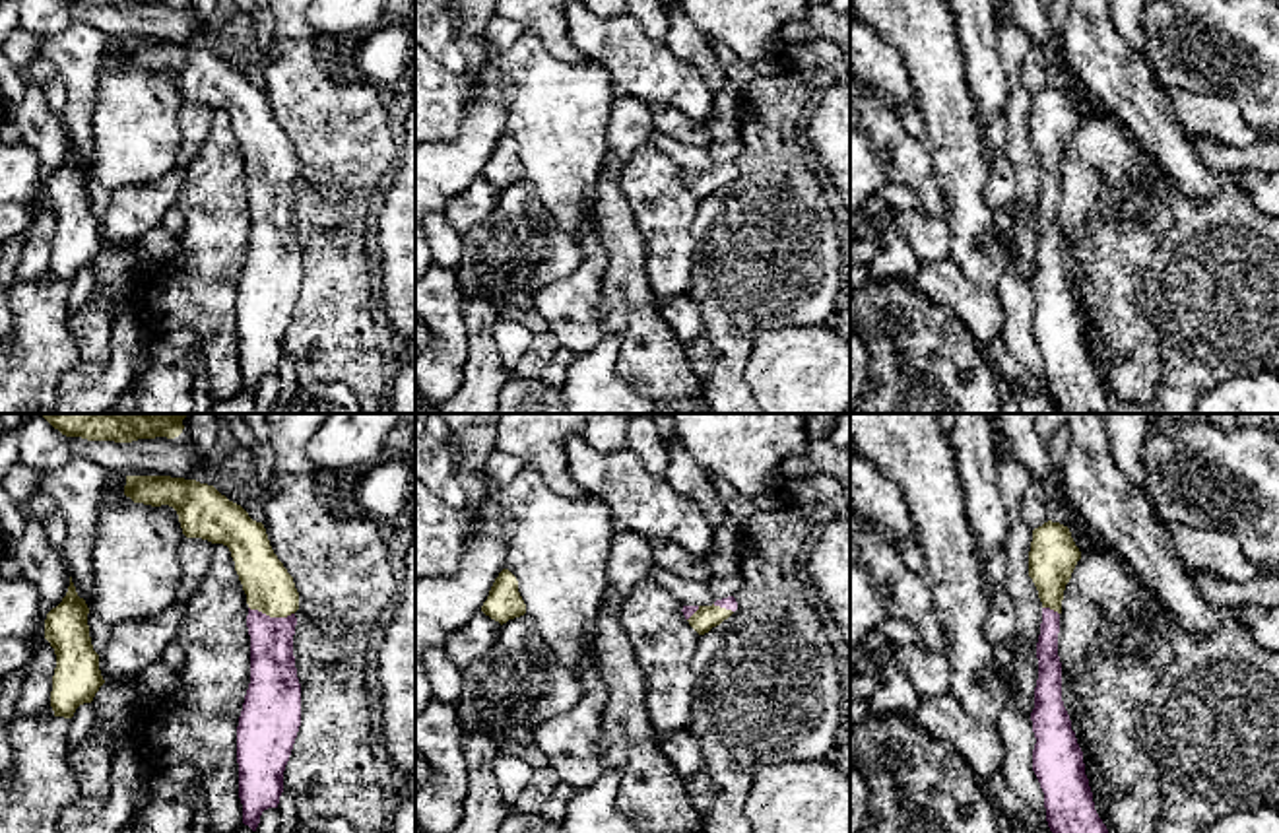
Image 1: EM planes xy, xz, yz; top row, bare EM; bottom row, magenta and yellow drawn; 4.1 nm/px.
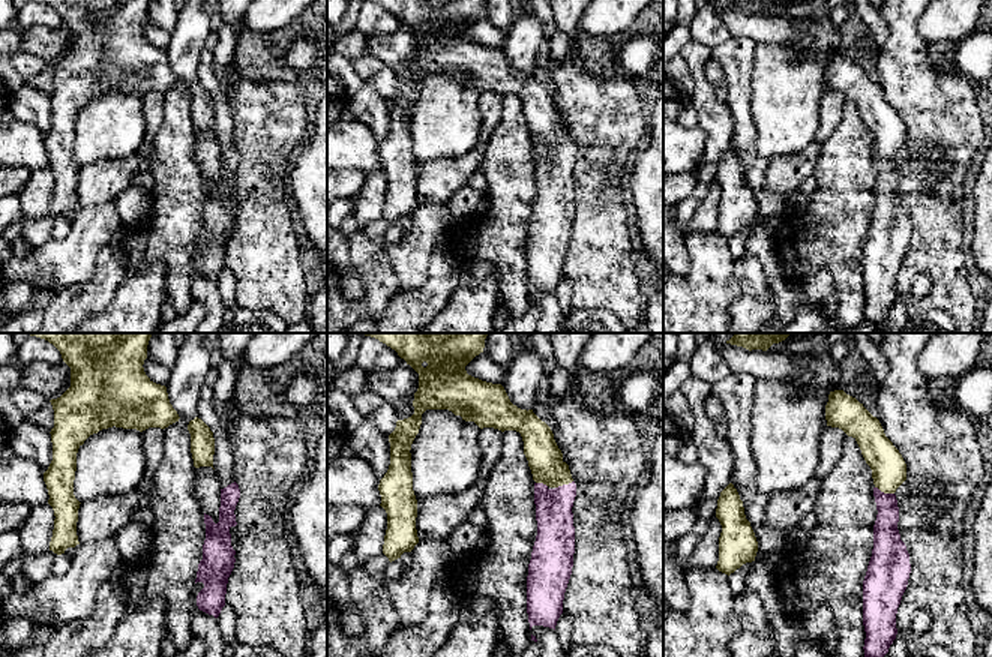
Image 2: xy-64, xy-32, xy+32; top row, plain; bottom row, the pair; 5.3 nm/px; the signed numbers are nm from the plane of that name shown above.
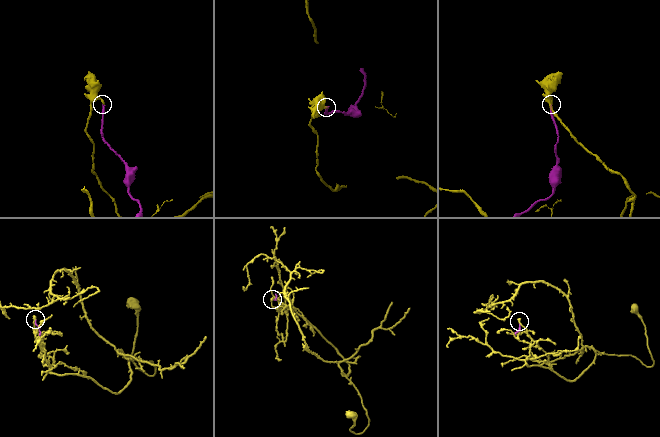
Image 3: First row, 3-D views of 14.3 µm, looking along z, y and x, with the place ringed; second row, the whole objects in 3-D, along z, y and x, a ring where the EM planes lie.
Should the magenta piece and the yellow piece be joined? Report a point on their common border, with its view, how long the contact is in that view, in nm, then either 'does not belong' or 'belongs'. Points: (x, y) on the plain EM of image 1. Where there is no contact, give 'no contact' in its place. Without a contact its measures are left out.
contact xy (272, 183); length 190 nm; belongs

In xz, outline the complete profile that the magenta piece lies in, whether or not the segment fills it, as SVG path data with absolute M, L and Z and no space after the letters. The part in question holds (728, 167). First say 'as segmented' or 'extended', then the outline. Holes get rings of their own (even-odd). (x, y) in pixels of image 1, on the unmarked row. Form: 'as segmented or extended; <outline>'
extended; M734 161L716 165L712 171L683 171L683 181L689 190L699 198L705 200L712 192L720 190L738 175L738 167Z

